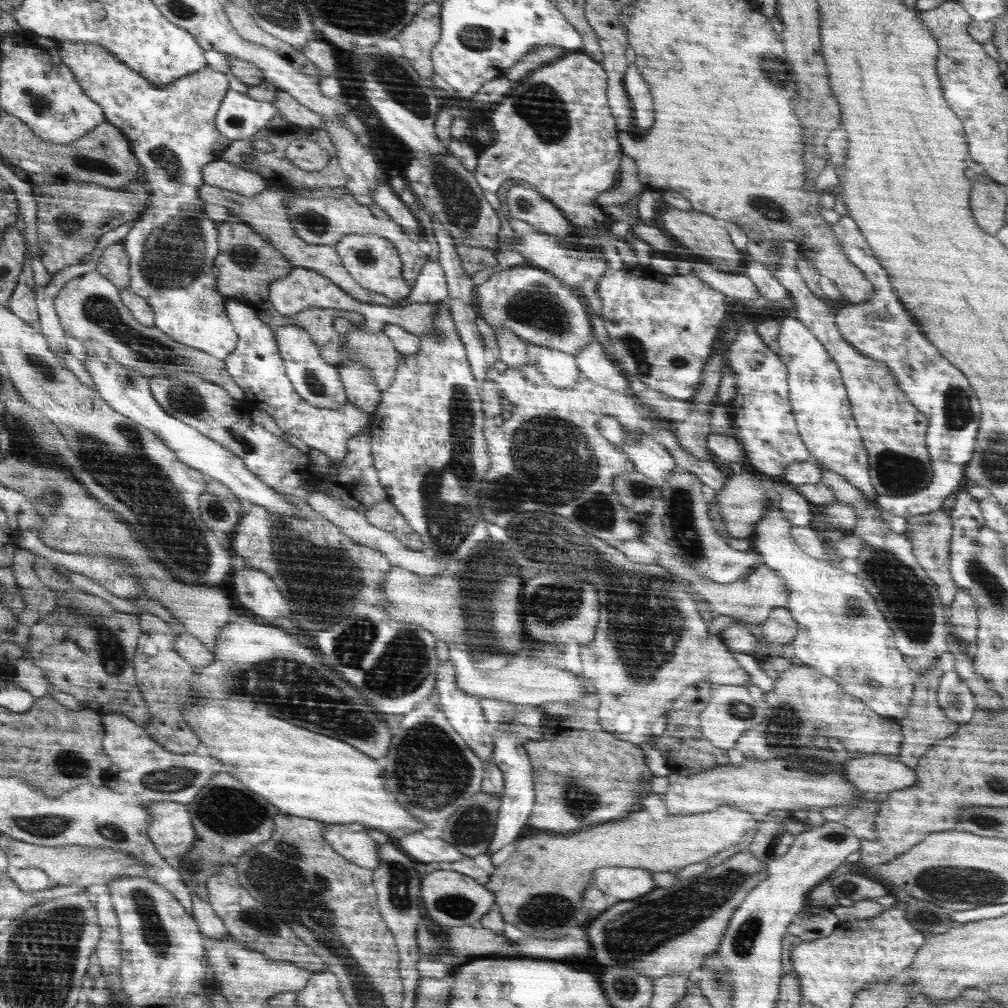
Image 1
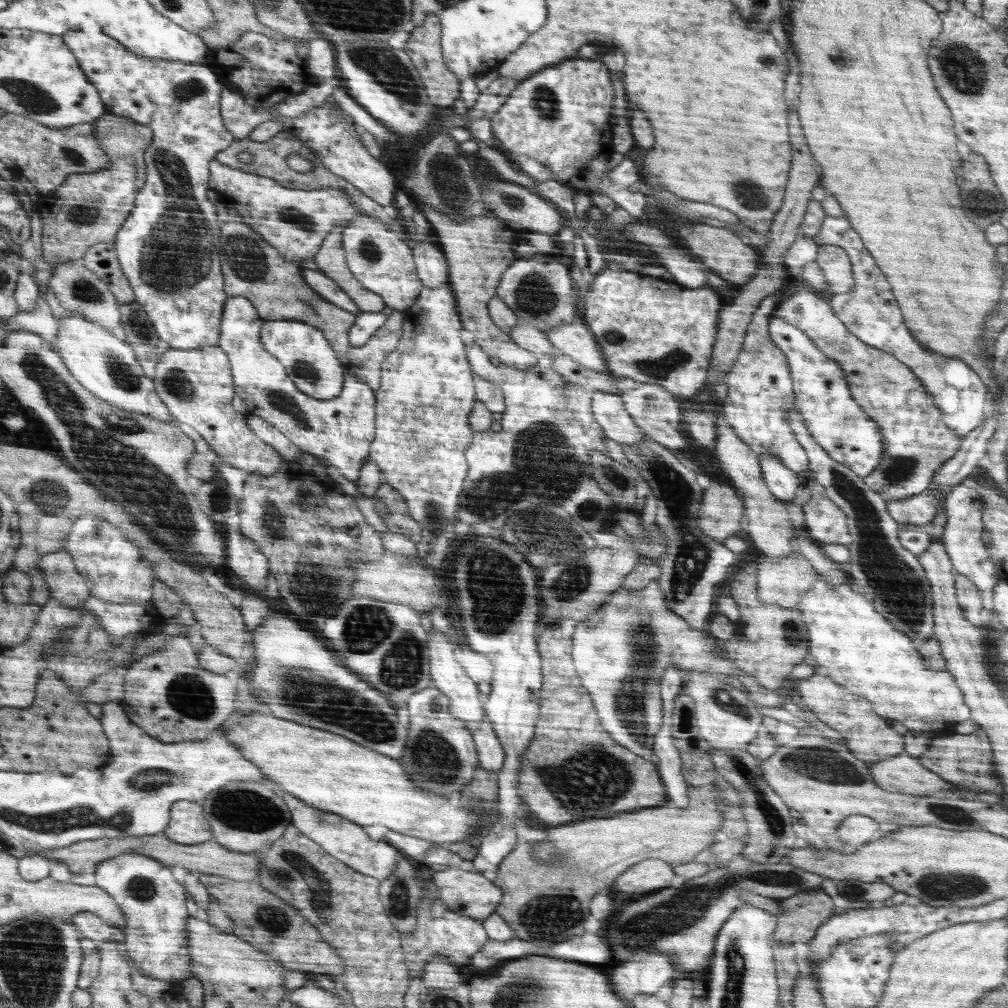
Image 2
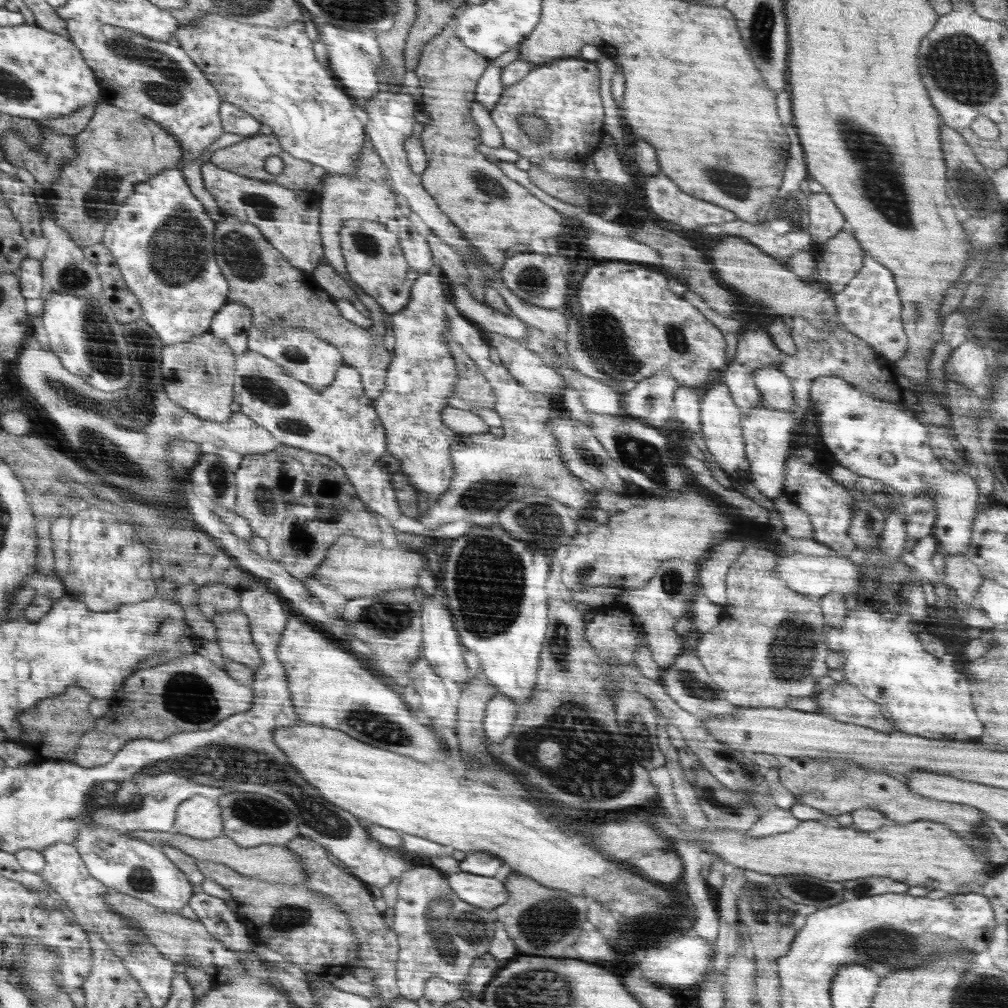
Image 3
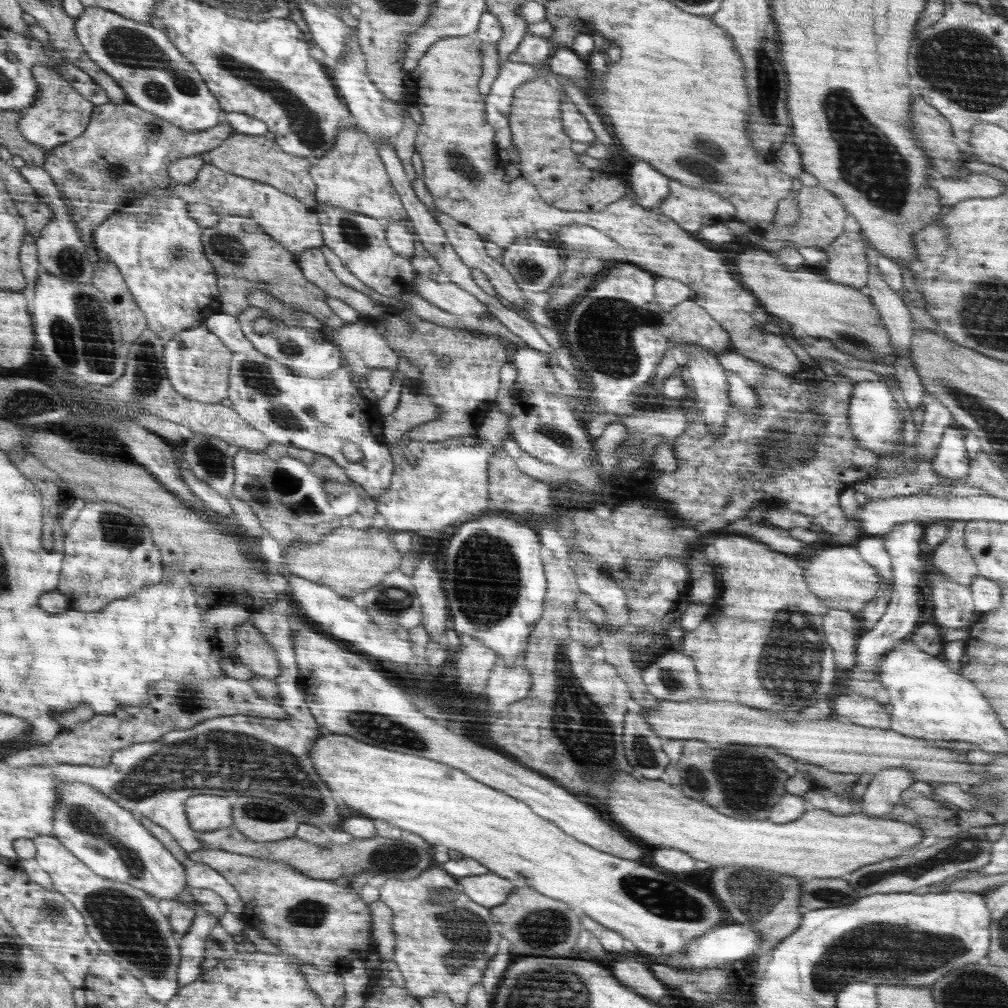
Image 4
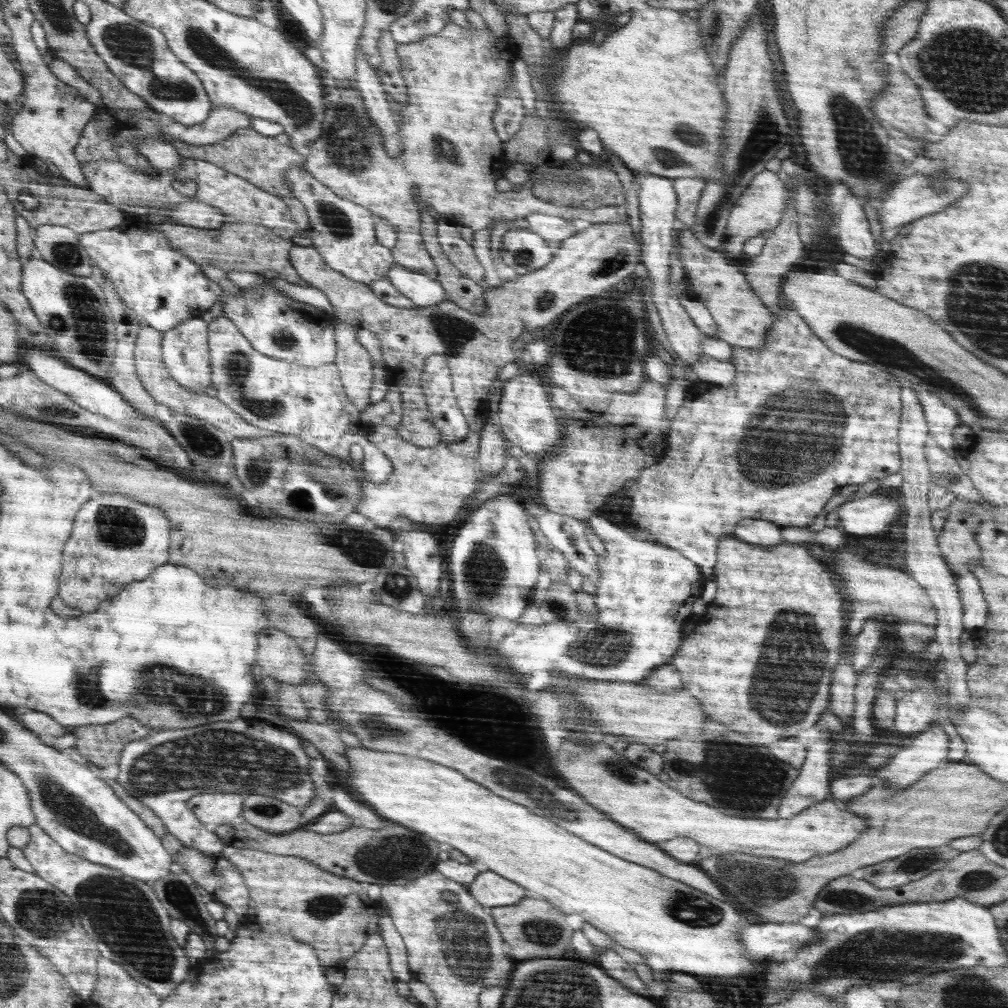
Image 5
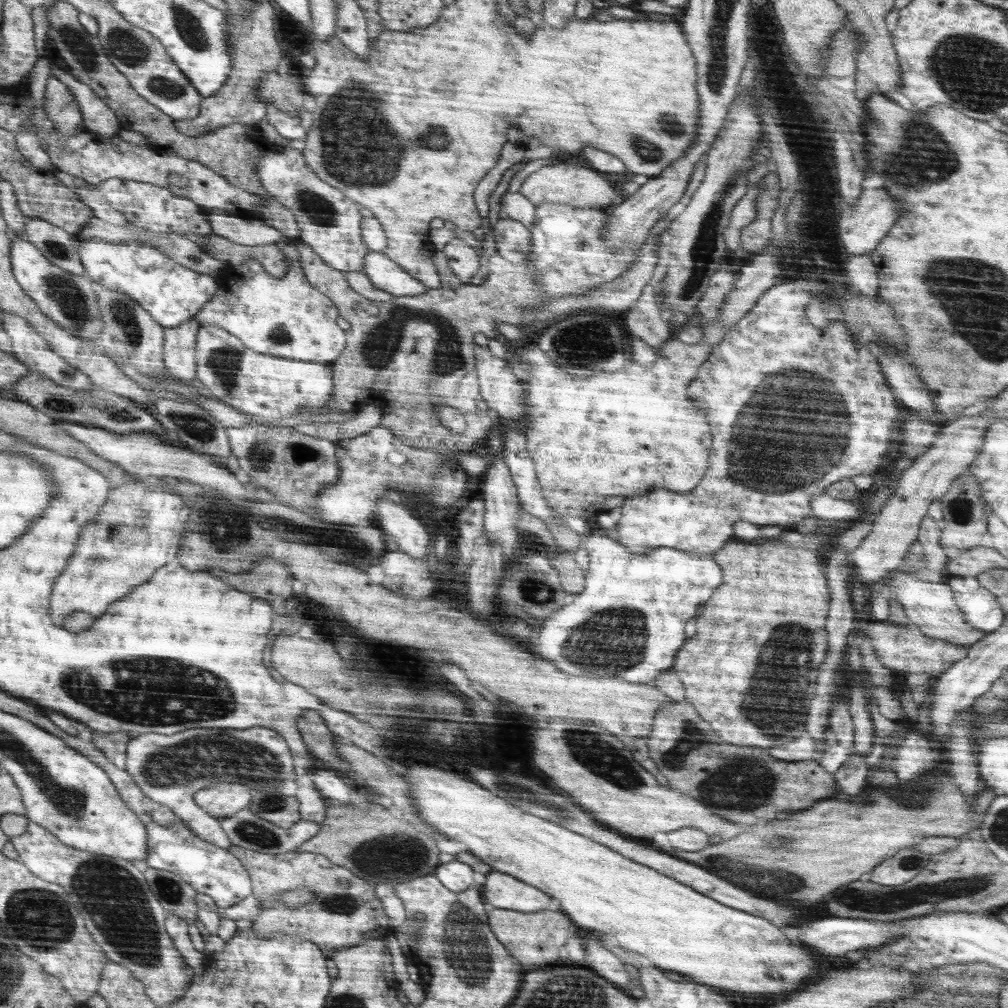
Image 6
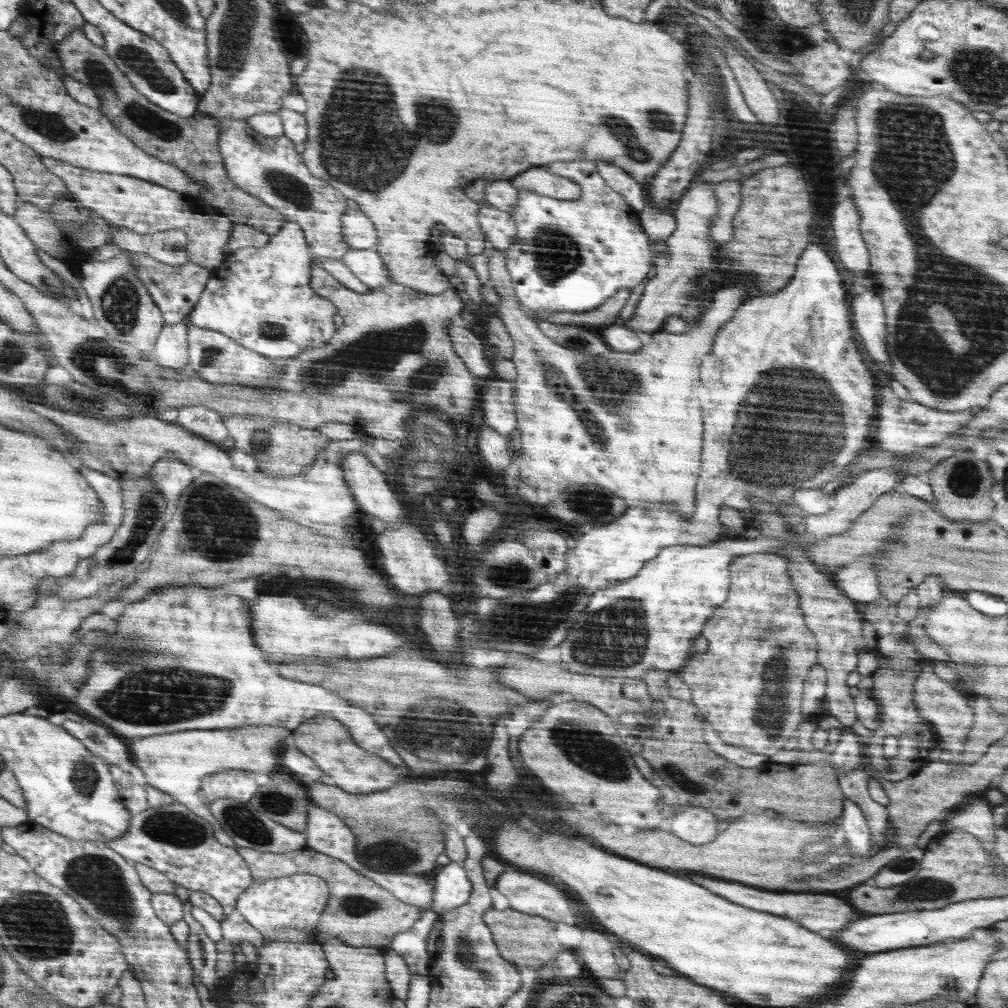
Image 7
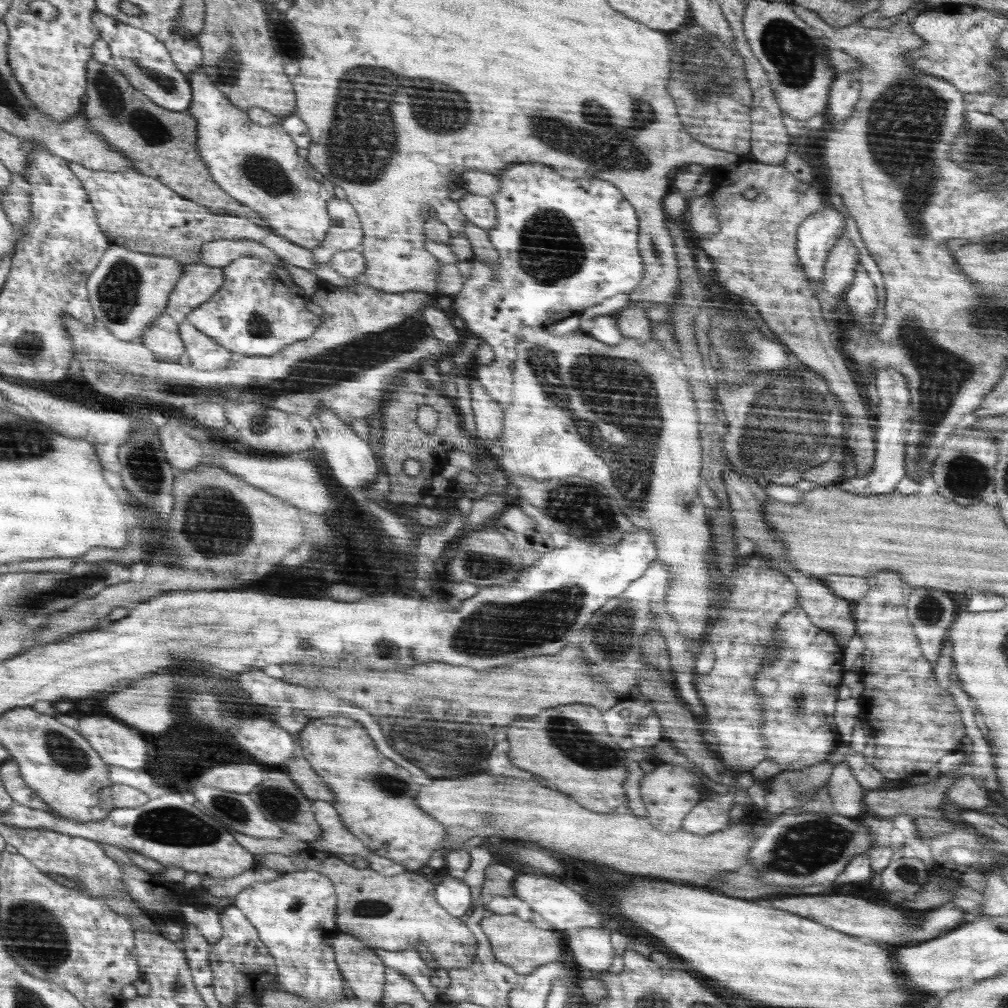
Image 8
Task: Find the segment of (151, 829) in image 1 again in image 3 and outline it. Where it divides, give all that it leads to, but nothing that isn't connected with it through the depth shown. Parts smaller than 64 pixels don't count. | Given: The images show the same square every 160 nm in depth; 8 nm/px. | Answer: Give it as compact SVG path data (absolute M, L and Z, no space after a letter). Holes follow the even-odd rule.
M197 795L178 806L172 832L208 840L223 836L224 829L222 810L214 799Z

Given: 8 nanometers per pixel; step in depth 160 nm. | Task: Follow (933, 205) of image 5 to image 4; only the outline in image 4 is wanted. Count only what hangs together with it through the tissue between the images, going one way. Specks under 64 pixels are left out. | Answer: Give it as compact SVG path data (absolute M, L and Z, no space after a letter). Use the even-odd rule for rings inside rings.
M970 174L964 179L942 178L930 180L932 188L940 194L942 206L952 206L962 202L964 198L996 198L1004 193L1002 181L984 176L984 174Z

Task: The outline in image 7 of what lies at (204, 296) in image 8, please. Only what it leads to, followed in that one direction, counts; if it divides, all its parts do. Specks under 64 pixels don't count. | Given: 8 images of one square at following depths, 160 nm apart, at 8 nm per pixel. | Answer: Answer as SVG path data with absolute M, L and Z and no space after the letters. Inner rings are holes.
M136 256L133 258L135 270L138 270L139 278L147 287L148 293L154 298L156 305L163 312L163 319L167 325L187 322L192 309L199 304L199 298L207 286L207 282L212 276L210 269L194 264L192 262L182 266L172 266L164 264L159 260L154 260L151 256Z

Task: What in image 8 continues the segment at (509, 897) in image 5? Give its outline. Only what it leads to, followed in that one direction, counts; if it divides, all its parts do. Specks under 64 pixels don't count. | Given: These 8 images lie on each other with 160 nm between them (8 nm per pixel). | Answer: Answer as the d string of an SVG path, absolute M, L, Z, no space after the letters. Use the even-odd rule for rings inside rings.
M522 874L513 884L514 891L520 900L524 900L531 910L544 920L548 920L554 927L554 930L573 930L579 928L600 928L600 914L602 908L592 906L590 902L586 902L584 906L584 898L576 892L572 892L570 888L566 888L564 884L548 878L548 876L534 876L534 874Z

